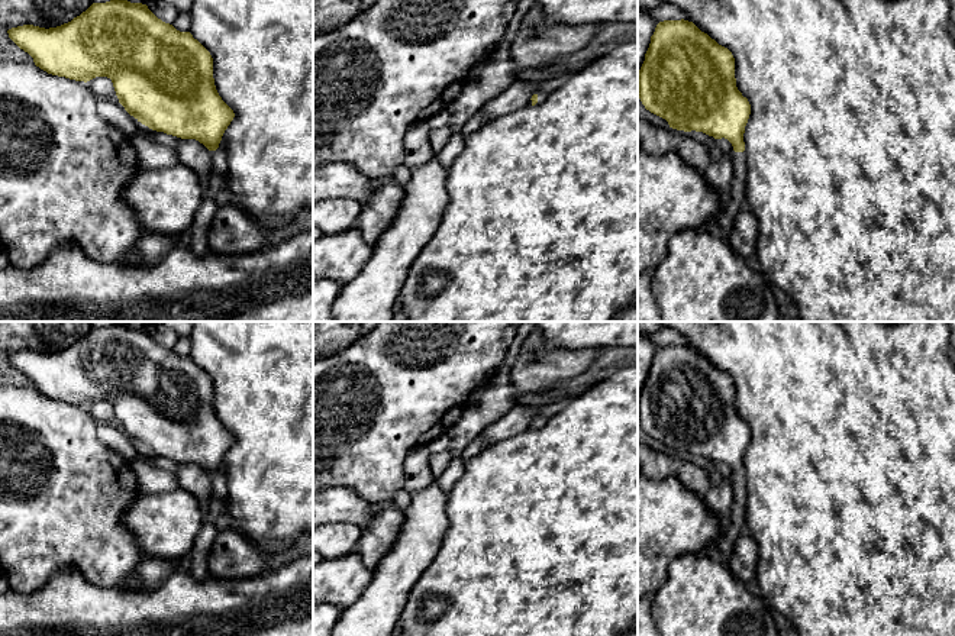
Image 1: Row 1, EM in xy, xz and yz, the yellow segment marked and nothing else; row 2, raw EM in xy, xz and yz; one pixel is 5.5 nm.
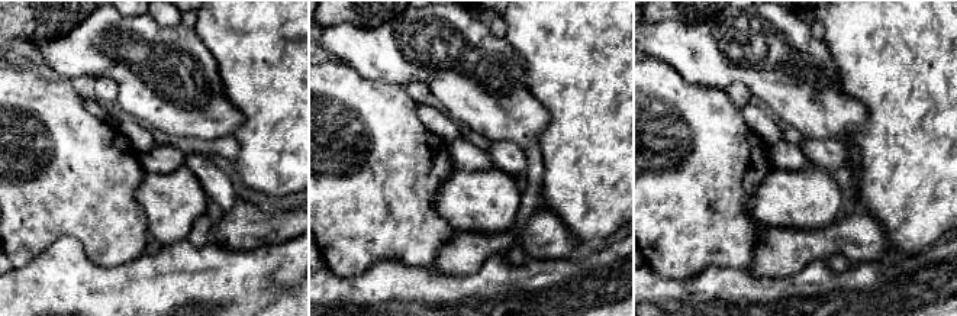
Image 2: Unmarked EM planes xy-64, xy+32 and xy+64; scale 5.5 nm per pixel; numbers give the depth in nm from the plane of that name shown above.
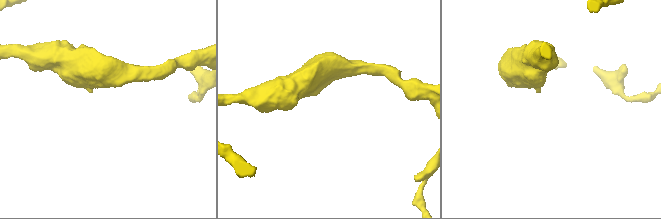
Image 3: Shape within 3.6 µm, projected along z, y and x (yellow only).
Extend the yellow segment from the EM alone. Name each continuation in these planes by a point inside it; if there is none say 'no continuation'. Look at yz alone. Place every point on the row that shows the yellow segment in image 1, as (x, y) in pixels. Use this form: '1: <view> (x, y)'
1: yz (738, 187)

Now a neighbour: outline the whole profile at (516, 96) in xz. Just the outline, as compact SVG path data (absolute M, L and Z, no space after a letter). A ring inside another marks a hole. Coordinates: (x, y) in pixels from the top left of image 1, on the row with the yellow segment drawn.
M519 75L513 84L490 100L480 113L490 119L507 116L529 106L533 94L532 81Z

